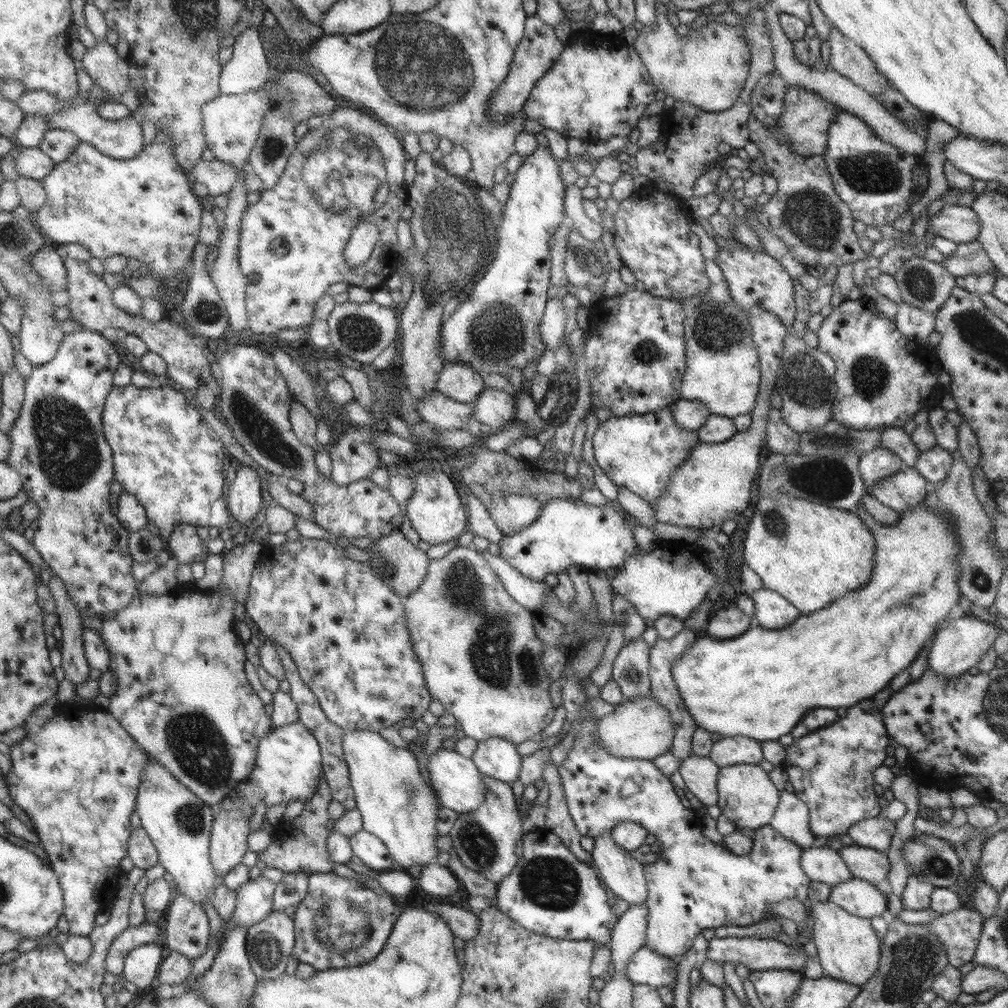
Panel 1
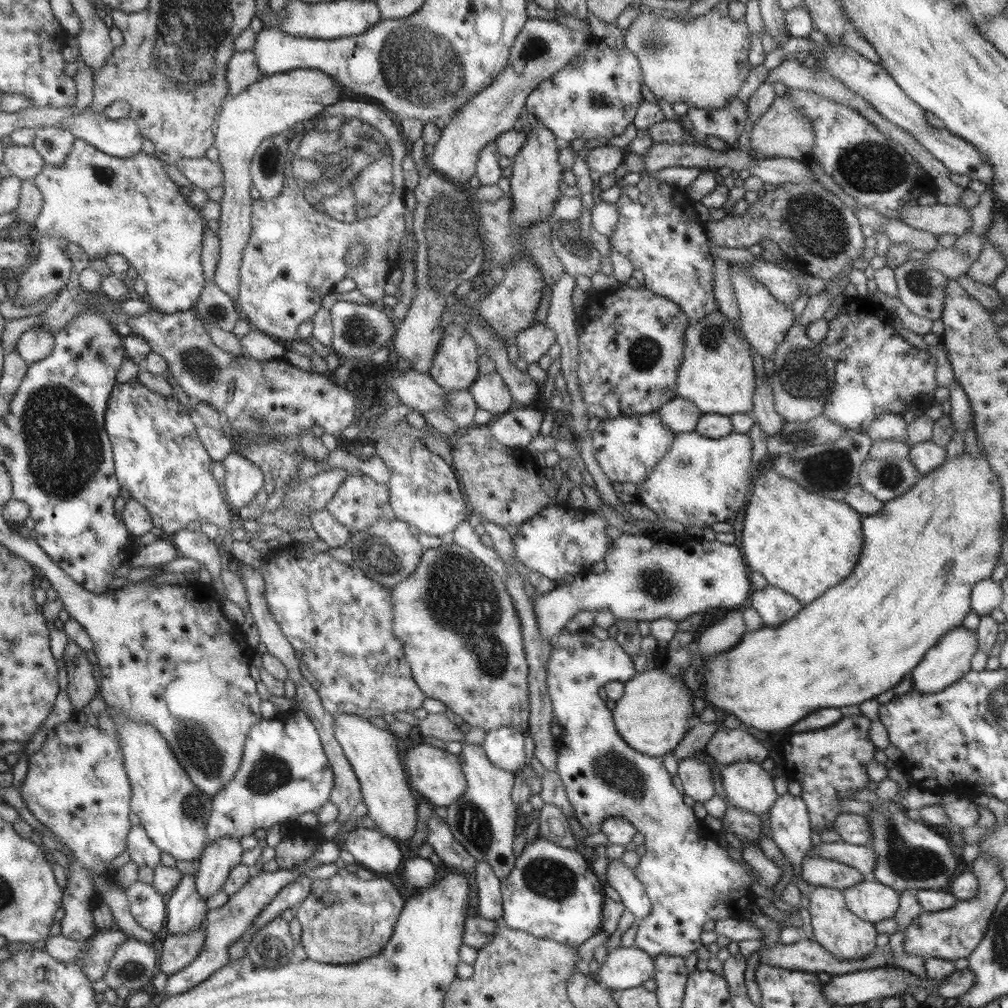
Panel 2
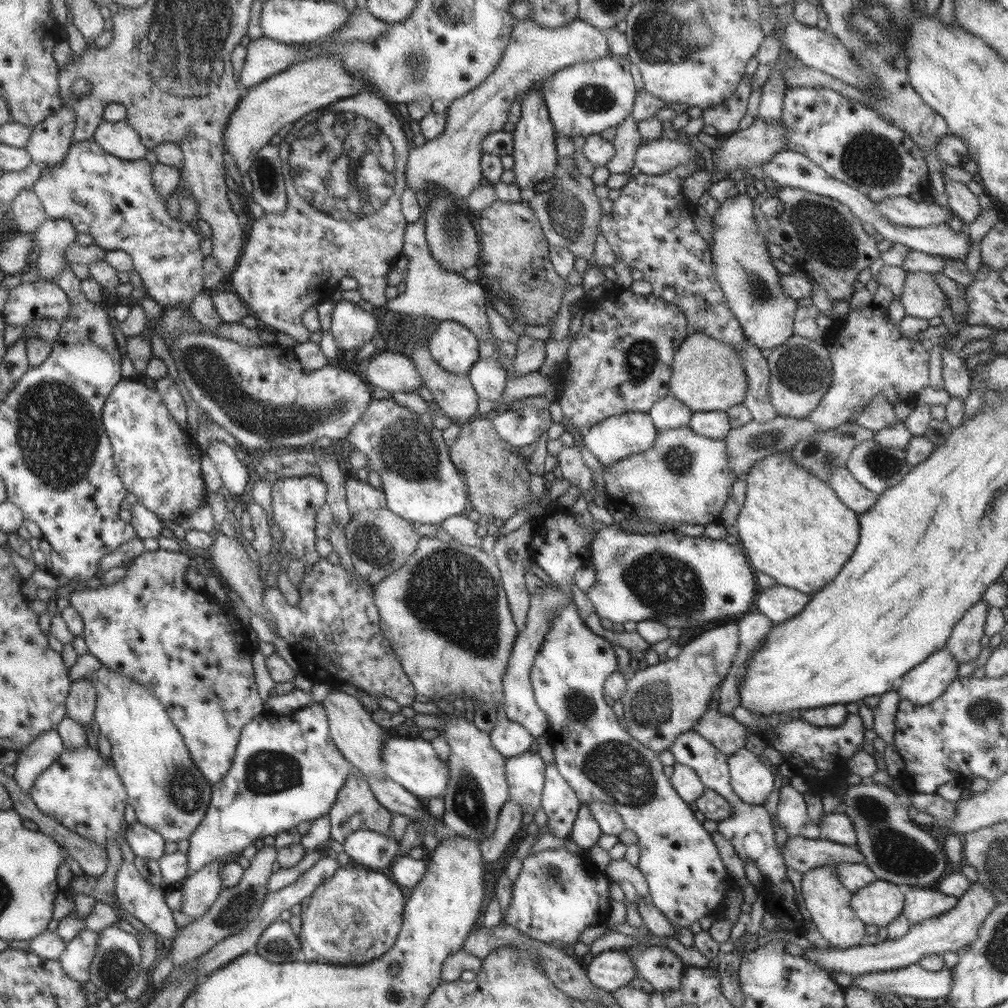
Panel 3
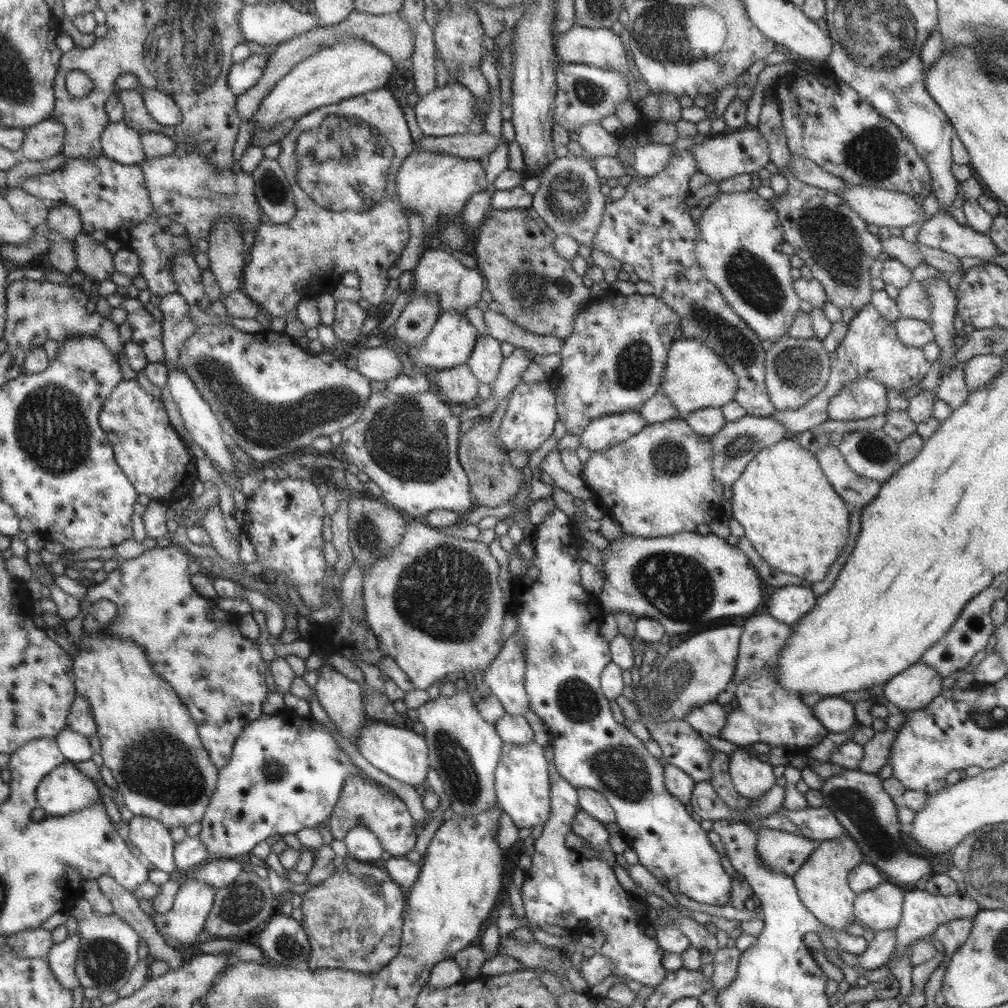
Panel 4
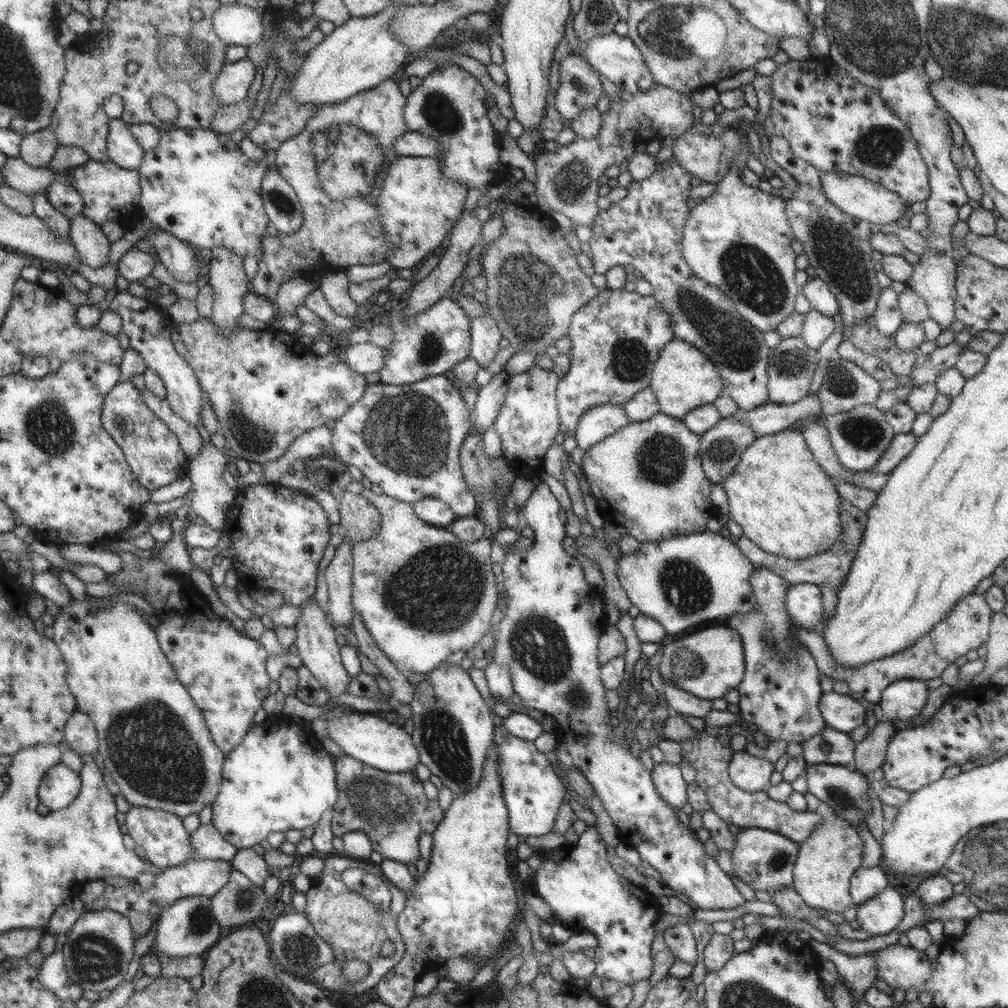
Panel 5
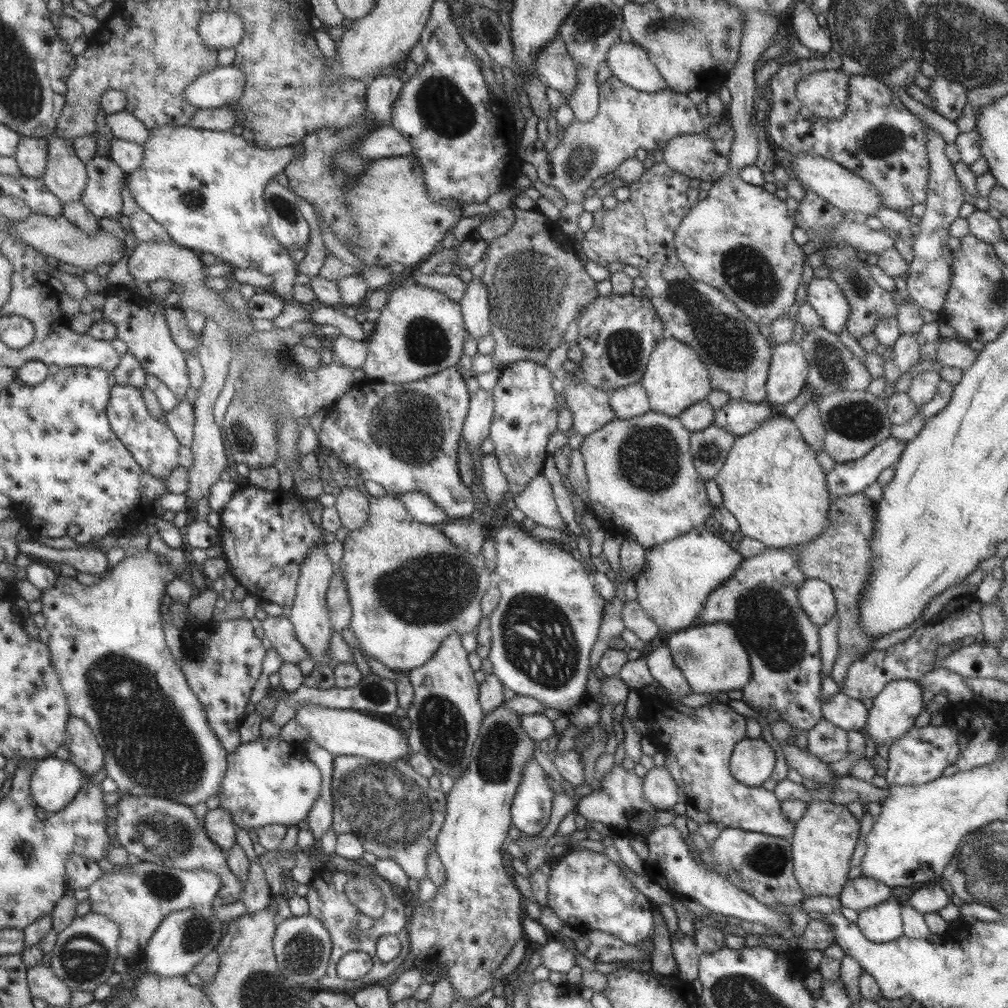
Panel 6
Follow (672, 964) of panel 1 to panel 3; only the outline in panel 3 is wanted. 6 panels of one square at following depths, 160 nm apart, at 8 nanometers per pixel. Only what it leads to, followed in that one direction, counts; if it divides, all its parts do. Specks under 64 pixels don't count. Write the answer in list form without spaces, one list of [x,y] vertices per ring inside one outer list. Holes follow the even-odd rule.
[[[624,949],[605,950],[593,956],[584,969],[589,982],[605,992],[613,993],[635,979],[635,964]]]

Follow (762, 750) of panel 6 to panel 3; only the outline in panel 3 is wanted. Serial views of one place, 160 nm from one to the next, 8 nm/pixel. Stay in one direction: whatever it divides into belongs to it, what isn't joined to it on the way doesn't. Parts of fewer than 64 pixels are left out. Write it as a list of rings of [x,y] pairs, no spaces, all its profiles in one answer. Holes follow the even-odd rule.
[[[743,748],[727,757],[732,791],[748,805],[763,805],[767,795],[773,790],[772,768],[768,762],[759,760],[757,755]]]

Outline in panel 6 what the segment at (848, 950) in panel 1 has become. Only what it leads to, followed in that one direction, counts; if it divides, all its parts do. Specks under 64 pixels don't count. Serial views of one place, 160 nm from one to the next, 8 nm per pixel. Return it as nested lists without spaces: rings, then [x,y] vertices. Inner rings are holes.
[[[810,800],[807,803],[802,817],[794,824],[794,832],[789,840],[792,848],[792,873],[805,896],[838,897],[840,895],[847,880],[847,872],[850,868],[849,860],[853,856],[857,836],[859,836],[859,822],[851,815],[851,812],[847,811],[845,805],[819,800]]]

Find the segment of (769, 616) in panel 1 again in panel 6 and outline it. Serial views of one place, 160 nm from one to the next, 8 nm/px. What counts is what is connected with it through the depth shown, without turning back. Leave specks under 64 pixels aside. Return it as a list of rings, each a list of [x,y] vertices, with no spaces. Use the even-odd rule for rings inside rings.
[[[805,579],[798,590],[799,605],[809,620],[821,626],[836,614],[835,597],[831,587],[822,580]]]

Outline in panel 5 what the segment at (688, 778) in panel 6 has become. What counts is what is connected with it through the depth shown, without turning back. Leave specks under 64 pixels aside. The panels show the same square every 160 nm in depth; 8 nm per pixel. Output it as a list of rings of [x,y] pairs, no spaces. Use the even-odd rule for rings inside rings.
[[[694,730],[694,733],[696,736],[693,739],[679,741],[678,745],[682,756],[687,758],[695,770],[693,782],[706,792],[707,800],[711,805],[710,811],[719,819],[743,829],[757,827],[770,830],[798,844],[803,842],[822,821],[821,816],[815,811],[793,811],[787,804],[771,800],[764,790],[745,792],[737,788],[728,775],[728,764],[732,755],[729,747],[731,736],[727,734],[717,737],[707,736],[705,730]]]

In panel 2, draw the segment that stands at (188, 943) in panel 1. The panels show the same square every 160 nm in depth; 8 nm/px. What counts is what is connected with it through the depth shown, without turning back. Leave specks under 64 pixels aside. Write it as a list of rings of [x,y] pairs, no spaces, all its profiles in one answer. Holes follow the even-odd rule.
[[[182,875],[179,884],[165,897],[166,921],[164,931],[168,935],[185,935],[200,928],[208,911],[204,898],[194,887],[191,875]]]

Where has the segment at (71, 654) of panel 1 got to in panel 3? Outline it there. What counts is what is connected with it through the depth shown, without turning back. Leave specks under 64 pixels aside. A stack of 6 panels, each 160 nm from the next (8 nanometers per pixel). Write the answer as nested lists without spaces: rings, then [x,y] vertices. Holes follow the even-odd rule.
[[[87,679],[72,681],[64,702],[66,716],[80,725],[89,724],[94,720],[95,697],[95,687]]]

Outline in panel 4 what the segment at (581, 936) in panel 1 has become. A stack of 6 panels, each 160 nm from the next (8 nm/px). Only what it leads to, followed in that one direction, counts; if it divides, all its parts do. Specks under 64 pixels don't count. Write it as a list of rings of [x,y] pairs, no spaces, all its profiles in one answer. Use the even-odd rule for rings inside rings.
[[[581,809],[573,815],[571,831],[603,857],[587,859],[571,848],[557,848],[557,844],[549,842],[549,826],[543,823],[540,836],[534,839],[533,851],[529,852],[532,861],[530,869],[524,871],[520,888],[523,916],[530,924],[554,924],[577,935],[600,928],[604,936],[600,953],[613,964],[609,976],[635,980],[646,987],[657,987],[665,979],[666,970],[661,965],[664,951],[659,948],[655,938],[644,934],[646,917],[636,913],[629,902],[629,899],[635,902],[638,899],[621,889],[613,869],[609,867],[615,862],[607,844],[609,833],[602,822]]]

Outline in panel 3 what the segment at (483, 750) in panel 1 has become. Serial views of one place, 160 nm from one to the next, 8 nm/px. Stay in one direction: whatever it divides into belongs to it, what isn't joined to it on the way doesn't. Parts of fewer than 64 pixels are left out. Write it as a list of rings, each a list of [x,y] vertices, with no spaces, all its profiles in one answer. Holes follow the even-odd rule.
[[[503,712],[497,714],[497,718],[495,726],[488,732],[491,747],[505,759],[527,751],[534,738],[520,724],[509,720]]]

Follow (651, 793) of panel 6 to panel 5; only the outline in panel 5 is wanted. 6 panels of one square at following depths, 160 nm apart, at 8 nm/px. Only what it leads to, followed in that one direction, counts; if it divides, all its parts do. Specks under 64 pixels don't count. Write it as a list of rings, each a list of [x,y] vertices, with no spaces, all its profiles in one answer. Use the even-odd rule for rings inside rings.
[[[661,761],[650,771],[657,794],[674,809],[680,809],[686,802],[687,782],[680,768]]]

